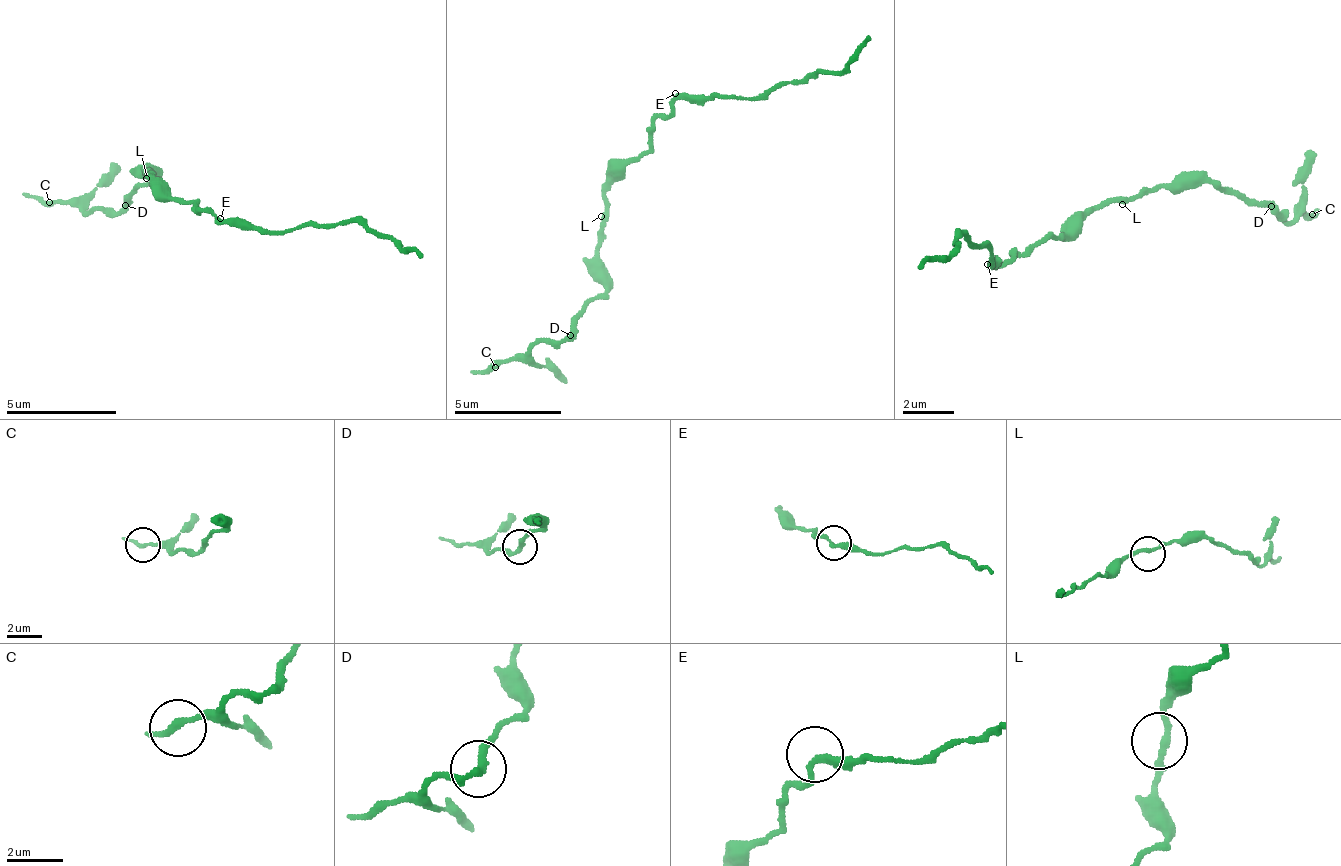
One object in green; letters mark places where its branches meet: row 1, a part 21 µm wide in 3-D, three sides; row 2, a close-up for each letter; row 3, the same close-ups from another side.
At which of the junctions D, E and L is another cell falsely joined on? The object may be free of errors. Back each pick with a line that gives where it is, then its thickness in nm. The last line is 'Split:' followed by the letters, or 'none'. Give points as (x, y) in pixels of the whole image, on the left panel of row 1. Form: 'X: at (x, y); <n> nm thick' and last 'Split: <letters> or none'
Split: none

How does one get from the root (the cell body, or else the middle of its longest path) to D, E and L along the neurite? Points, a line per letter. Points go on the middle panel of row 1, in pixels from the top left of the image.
D: (630, 160), (606, 193), (606, 221), (597, 251), (597, 282), (602, 292), (574, 321), (574, 332), (569, 337)
E: (630, 160), (636, 160), (651, 147), (650, 130), (675, 98), (675, 93)
L: (630, 160), (606, 193), (606, 210), (601, 216)

